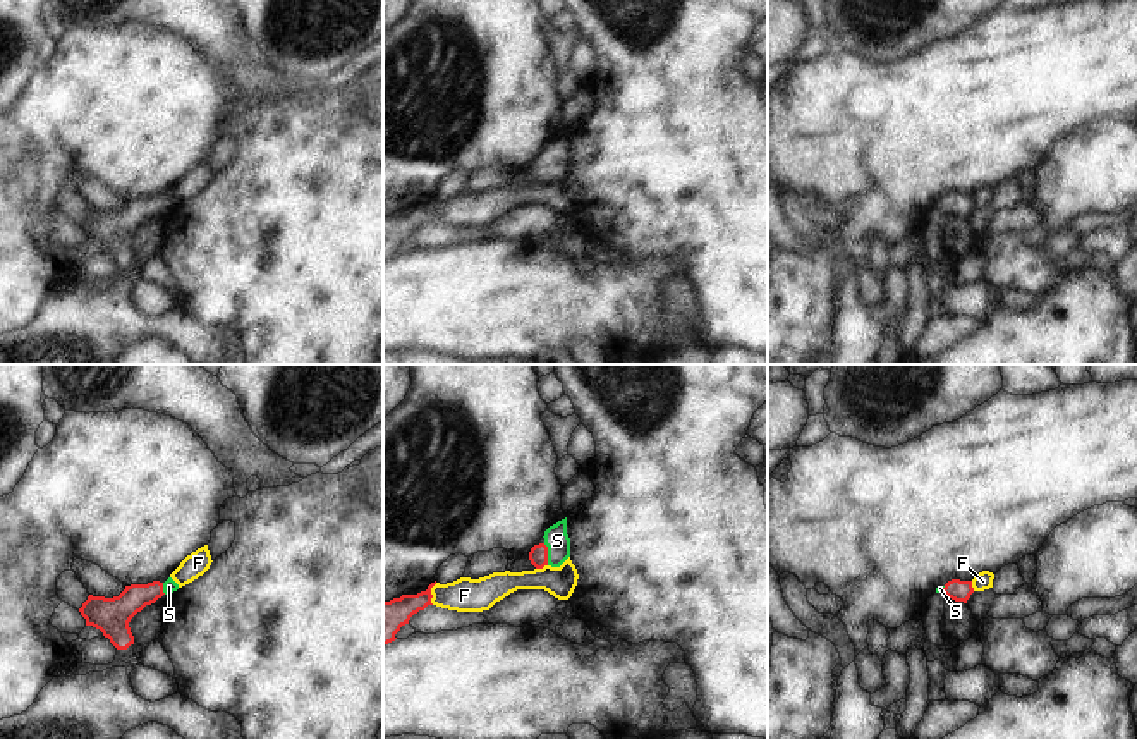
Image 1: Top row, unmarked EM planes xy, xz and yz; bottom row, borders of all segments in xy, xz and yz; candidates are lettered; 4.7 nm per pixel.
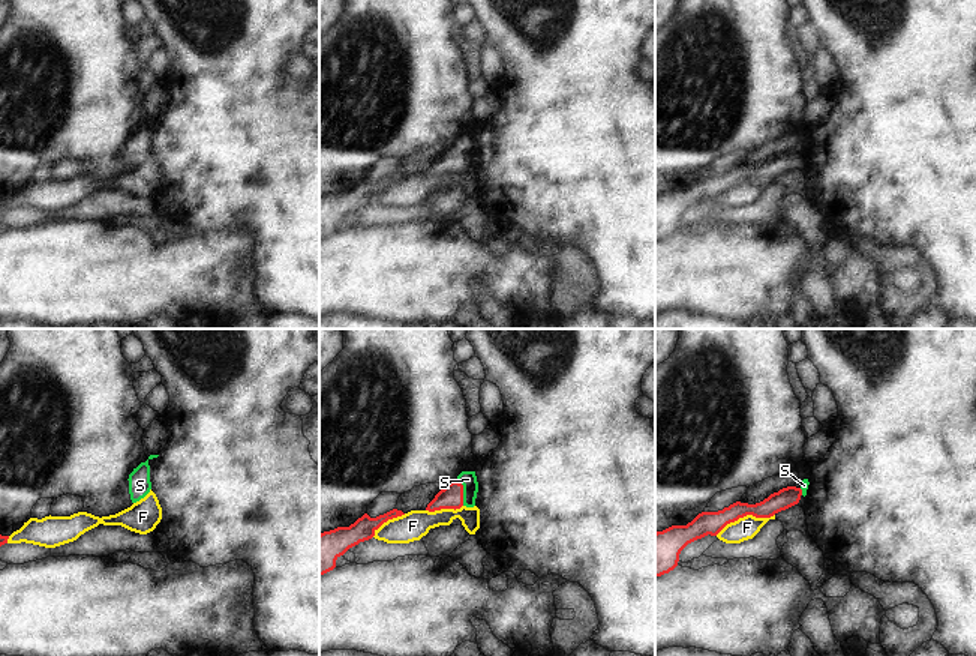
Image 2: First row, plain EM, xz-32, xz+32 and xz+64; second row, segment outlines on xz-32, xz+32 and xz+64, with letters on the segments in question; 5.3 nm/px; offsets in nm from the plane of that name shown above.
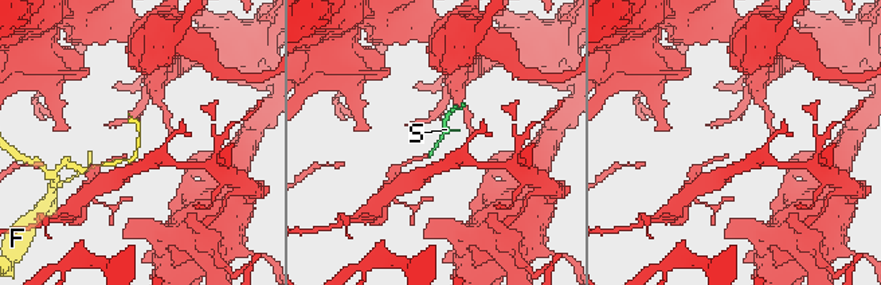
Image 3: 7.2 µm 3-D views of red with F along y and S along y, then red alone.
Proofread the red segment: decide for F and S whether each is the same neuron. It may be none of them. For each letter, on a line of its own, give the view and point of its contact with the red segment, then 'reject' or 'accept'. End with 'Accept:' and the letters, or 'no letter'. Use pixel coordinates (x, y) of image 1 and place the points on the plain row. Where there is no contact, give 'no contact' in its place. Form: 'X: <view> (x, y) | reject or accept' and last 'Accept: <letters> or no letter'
F: xz (430, 208) | reject
S: xz (547, 169) | accept
Accept: S

